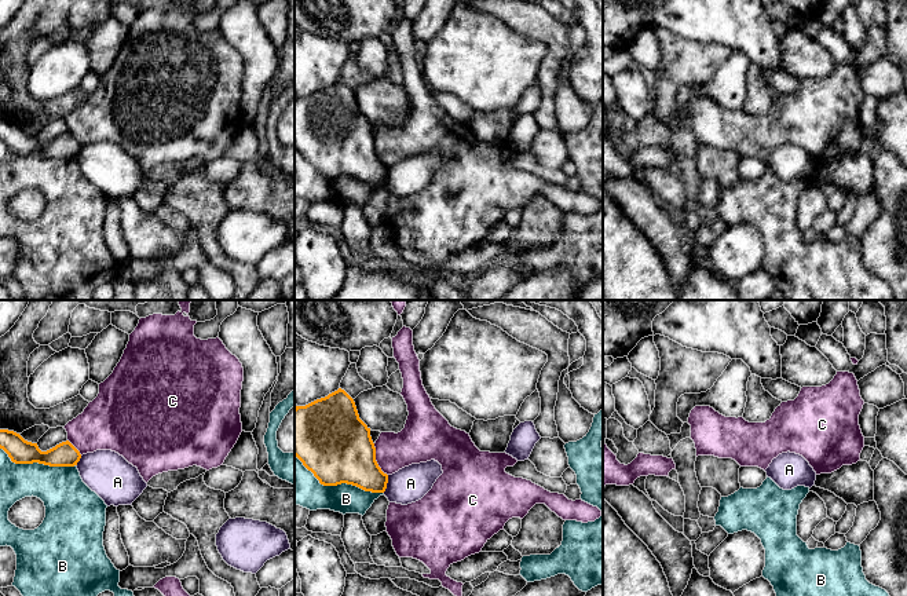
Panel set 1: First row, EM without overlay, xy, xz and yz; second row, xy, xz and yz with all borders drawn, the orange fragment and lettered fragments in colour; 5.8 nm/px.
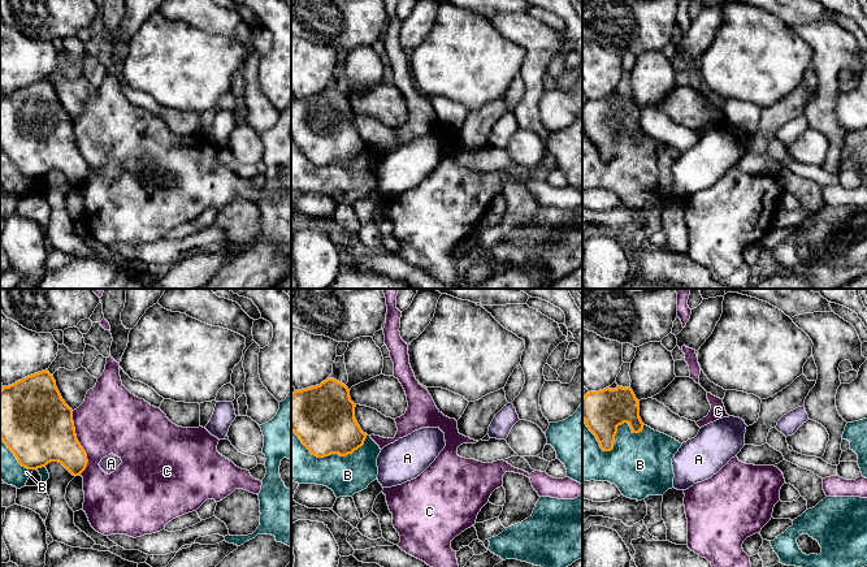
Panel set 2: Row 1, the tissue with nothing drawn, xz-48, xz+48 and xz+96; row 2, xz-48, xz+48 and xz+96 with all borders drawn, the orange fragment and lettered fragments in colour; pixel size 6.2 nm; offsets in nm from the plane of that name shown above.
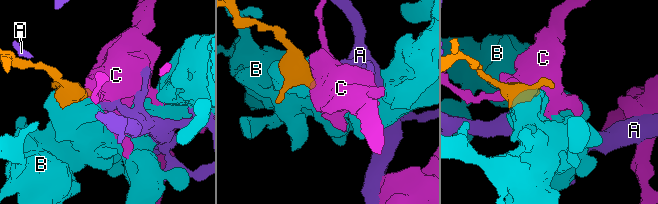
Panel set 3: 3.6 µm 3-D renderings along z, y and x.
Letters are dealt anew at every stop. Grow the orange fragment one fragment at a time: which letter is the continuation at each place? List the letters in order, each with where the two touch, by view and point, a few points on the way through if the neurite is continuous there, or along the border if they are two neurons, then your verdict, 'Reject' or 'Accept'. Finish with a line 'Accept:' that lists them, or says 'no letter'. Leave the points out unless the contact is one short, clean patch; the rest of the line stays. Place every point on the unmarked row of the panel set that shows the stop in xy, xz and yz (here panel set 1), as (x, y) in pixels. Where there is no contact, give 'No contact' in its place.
A: Touches orange at xz (387, 174). Boundary: xz (388, 167), (388, 174), (383, 183). Reject
B: Touches orange at xz (337, 175). Reject
C: Touches orange at xz (375, 152). Boundary: xz (373, 135), (376, 154), (387, 167). Reject
Accept: no letter

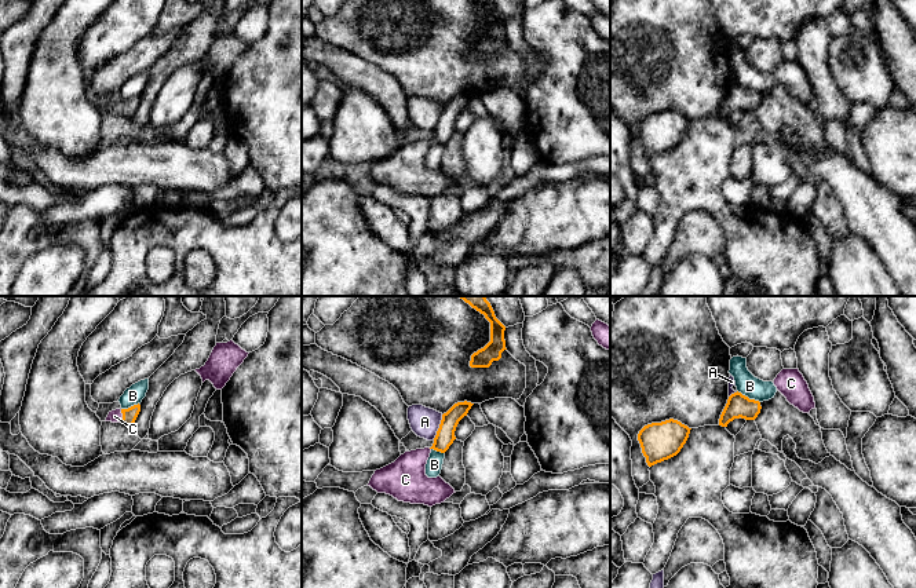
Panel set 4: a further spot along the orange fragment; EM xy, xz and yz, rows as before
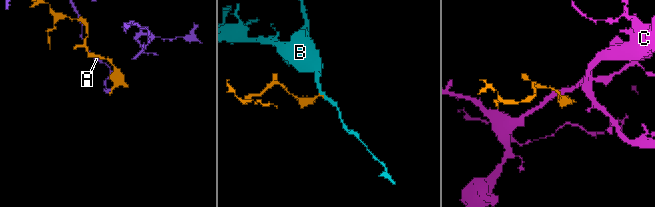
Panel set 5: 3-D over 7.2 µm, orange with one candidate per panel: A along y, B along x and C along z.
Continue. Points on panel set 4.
A: Touches orange at xz (440, 119). Boundary: xz (442, 106), (433, 131). Reject
B: Touches orange at yz (747, 88). Boundary: yz (737, 81), (759, 94). Reject
C: Touches orange at xy (123, 108). Path across: xy (130, 106), (123, 108), (115, 108). Accept
Accept: C

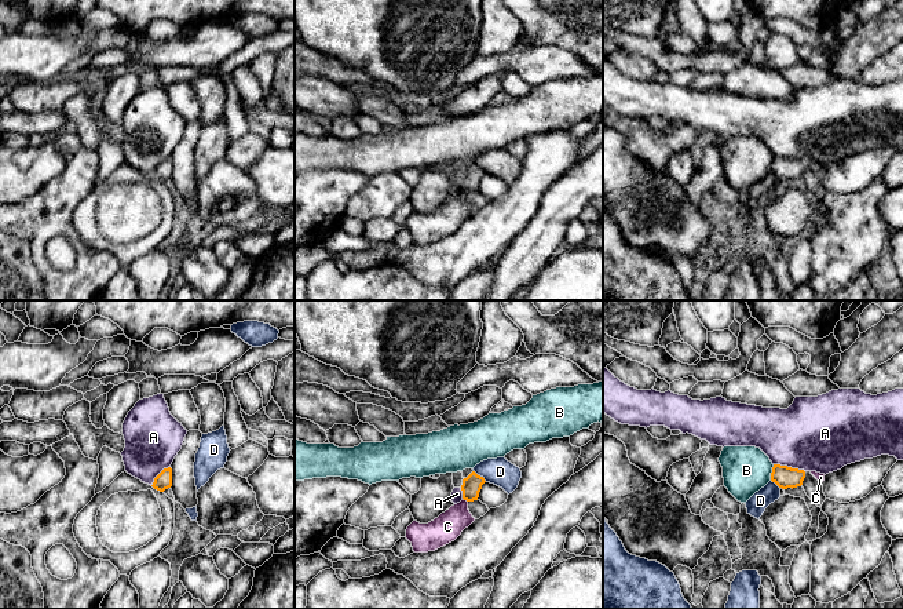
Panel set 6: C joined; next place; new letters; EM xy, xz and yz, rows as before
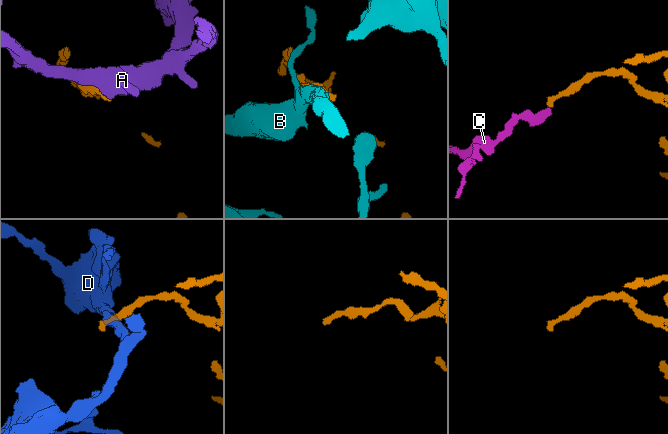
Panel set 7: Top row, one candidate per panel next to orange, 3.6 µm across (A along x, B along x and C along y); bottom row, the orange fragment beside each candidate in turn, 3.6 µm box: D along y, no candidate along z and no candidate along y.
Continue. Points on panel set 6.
A: Touches orange at yz (789, 159). Reject
B: Touches orange at yz (771, 164). Reject
C: Touches orange at xz (465, 190). Path across: xz (471, 178), (465, 190), (459, 207), (448, 218). Accept
D: Touches orange at xz (479, 167). Reject
Accept: C

